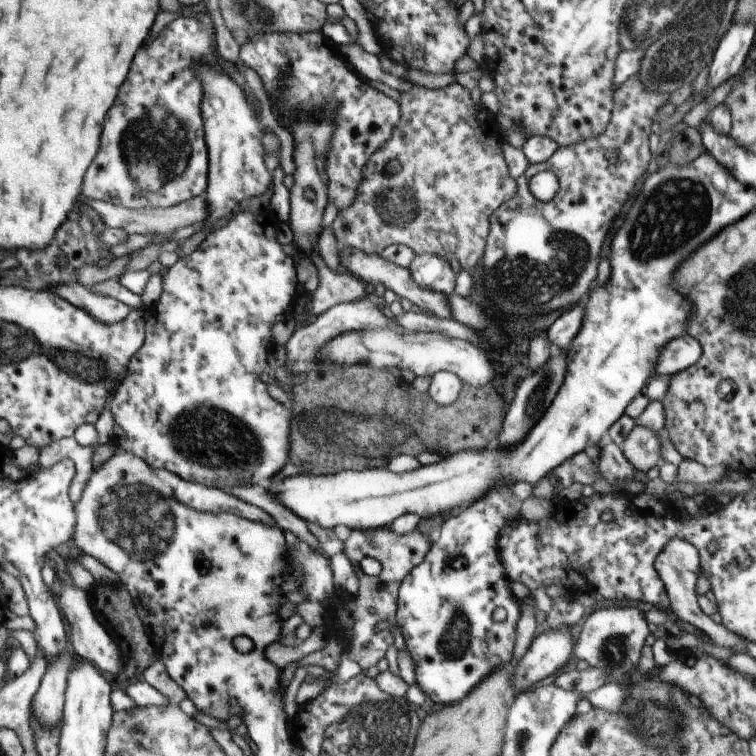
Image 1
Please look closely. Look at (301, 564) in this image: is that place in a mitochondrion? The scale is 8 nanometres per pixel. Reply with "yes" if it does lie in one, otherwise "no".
yes

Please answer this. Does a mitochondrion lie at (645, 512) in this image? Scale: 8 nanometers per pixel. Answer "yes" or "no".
no

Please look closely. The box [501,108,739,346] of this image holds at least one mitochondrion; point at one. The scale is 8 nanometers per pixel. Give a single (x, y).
(678, 209)

